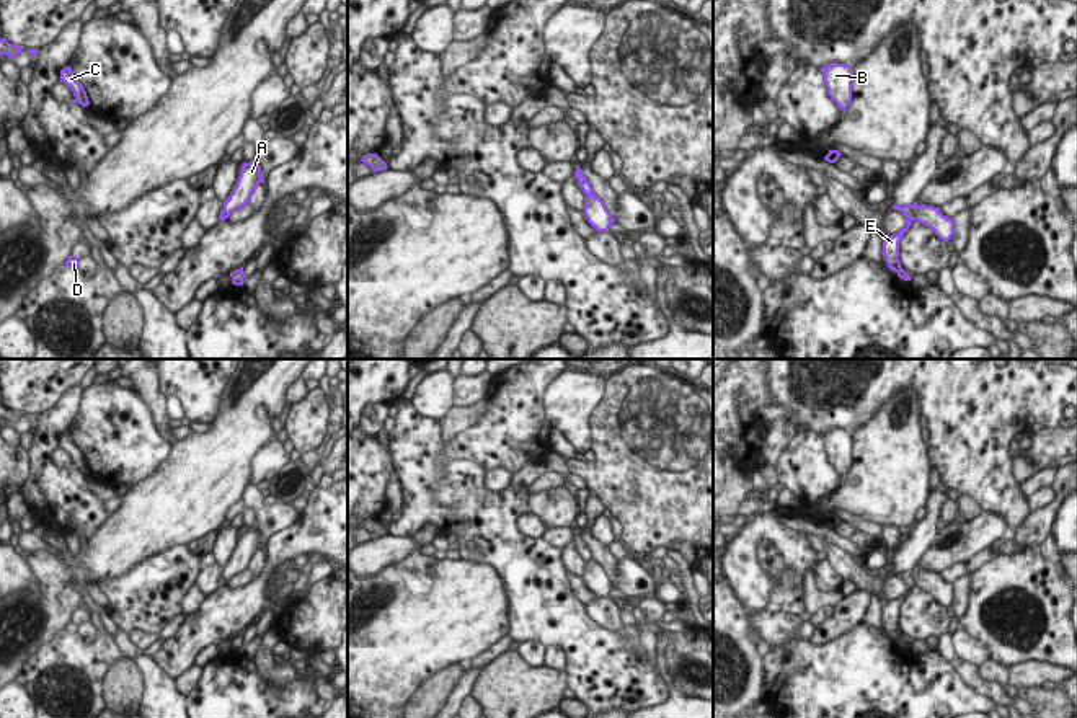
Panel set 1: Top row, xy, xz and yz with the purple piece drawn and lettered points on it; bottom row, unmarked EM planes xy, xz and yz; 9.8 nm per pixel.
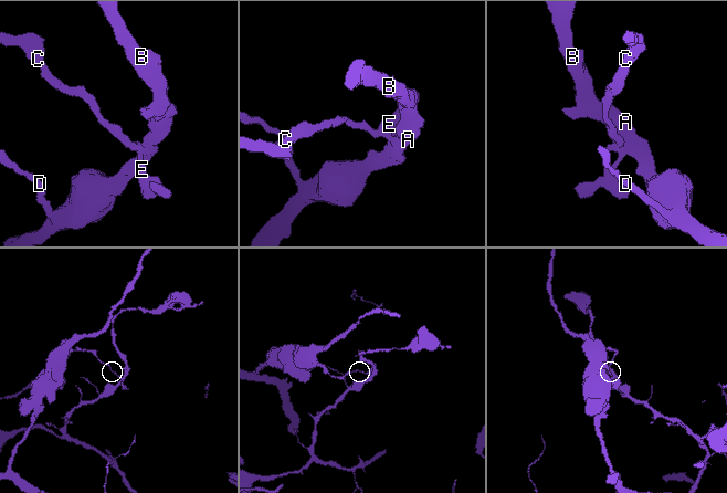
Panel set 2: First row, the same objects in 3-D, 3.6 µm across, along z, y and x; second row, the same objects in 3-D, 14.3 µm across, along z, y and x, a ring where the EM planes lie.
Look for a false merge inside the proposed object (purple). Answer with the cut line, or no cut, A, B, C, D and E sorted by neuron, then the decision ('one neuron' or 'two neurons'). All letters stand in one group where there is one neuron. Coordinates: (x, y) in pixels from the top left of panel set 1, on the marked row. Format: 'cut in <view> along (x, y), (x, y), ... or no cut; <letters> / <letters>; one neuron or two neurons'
cut in yz along (909, 206), (916, 219); A B D / C E; two neurons

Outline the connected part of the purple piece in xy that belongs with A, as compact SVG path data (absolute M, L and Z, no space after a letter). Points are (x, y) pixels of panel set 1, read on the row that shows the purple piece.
M253 162L243 163L238 181L228 199L224 202L224 215L228 219L237 209L246 206L259 183L264 183L261 166Z

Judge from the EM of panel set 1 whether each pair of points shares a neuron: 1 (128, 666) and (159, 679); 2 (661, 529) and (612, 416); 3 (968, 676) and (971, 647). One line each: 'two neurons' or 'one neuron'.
1: two neurons
2: one neuron
3: two neurons

